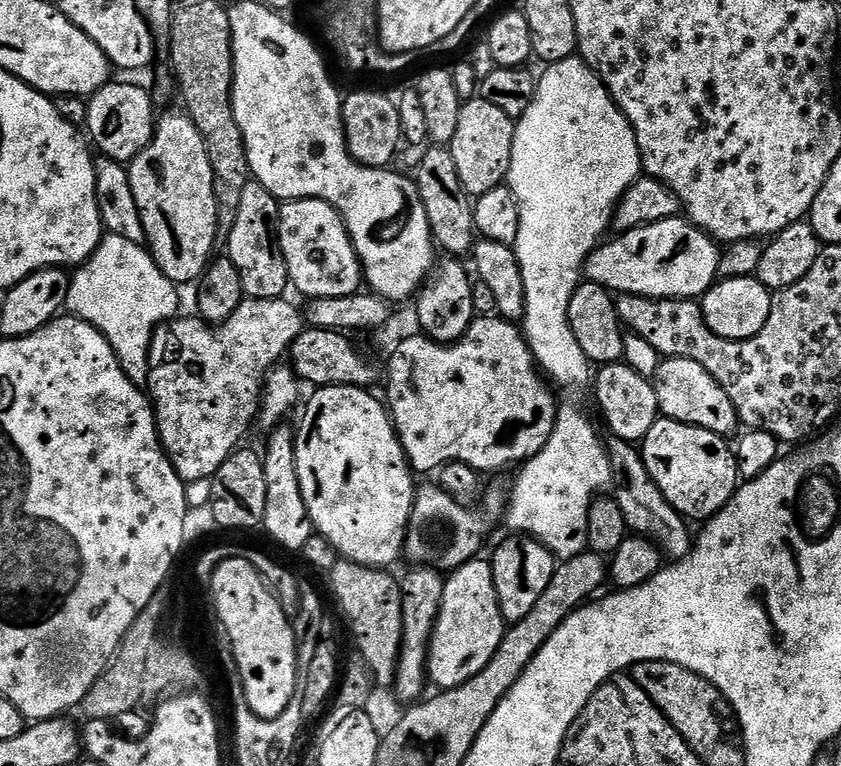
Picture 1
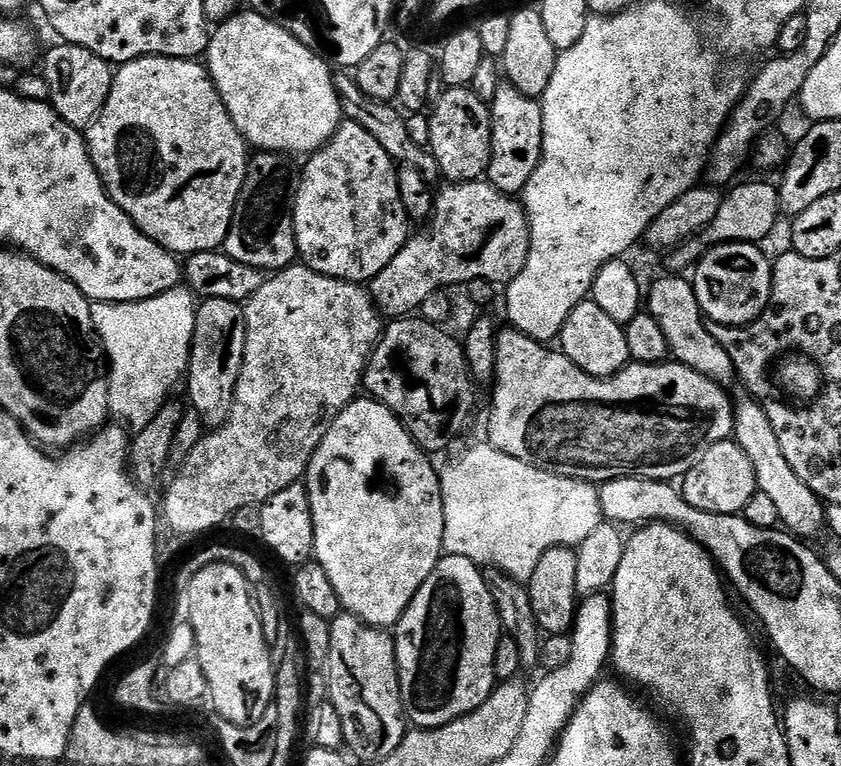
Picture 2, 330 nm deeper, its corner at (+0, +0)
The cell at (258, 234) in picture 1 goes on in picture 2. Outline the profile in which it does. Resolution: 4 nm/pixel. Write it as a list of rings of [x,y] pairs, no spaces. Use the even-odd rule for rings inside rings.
[[[257,151],[248,161],[248,173],[244,185],[240,188],[240,197],[237,200],[236,211],[229,234],[224,240],[222,251],[238,262],[246,262],[246,266],[254,266],[265,274],[275,274],[297,263],[296,231],[292,221],[292,209],[289,197],[294,192],[294,176],[288,173],[288,164],[279,152]]]

